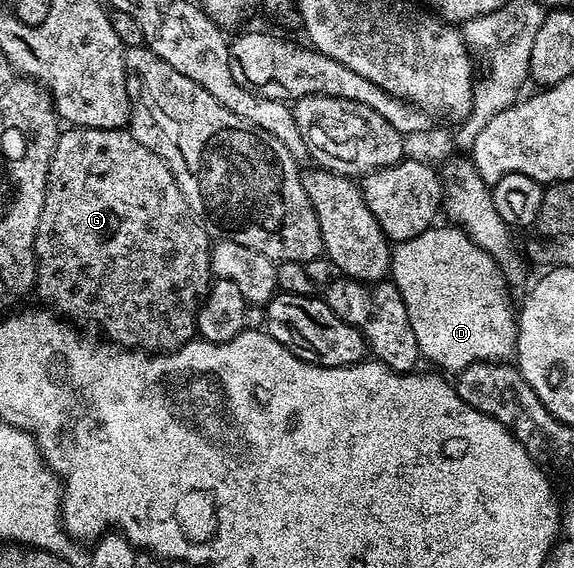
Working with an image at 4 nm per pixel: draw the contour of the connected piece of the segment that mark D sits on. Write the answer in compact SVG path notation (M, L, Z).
M434 225L429 227L417 237L409 238L403 243L396 244L390 252L390 278L391 281L399 289L400 296L403 297L404 304L407 308L407 315L410 318L411 329L415 332L416 340L419 341L422 356L427 360L431 359L439 366L459 373L466 368L467 365L479 362L504 362L508 360L515 352L517 346L517 311L515 303L511 299L511 285L505 276L504 271L498 265L494 258L491 257L483 248L478 246L476 242L465 231L462 231L455 225L449 227L440 227Z

